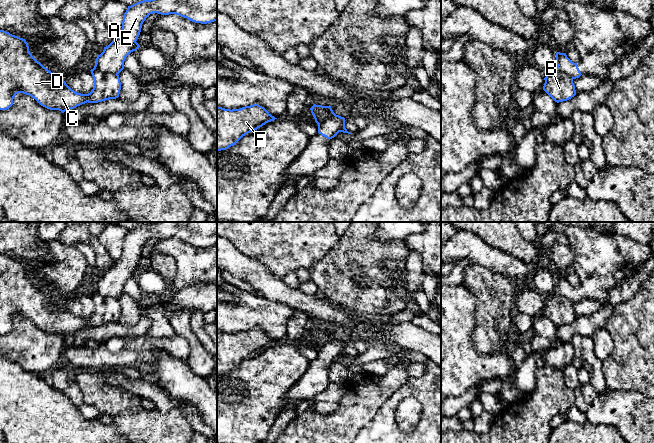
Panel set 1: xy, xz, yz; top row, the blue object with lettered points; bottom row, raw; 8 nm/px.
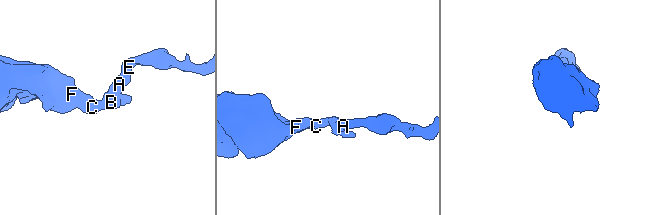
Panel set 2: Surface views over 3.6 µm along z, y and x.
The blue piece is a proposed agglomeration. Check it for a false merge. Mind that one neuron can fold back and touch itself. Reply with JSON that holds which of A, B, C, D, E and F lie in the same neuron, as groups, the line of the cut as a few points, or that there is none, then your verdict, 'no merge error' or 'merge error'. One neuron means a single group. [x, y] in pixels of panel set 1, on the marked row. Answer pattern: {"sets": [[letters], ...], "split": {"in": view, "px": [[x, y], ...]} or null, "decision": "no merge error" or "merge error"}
{"sets": [["A", "E"], ["B", "C", "D", "F"]], "split": {"in": "xy", "px": [[94, 67], [104, 72], [117, 74]]}, "decision": "merge error"}

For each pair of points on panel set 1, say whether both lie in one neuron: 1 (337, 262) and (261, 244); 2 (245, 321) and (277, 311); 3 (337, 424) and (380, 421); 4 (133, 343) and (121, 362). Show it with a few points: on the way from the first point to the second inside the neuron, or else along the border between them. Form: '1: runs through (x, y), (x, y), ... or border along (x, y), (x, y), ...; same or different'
1: border along (338, 241), (307, 269); different
2: runs through (253, 314), (269, 314); same
3: border along (383, 404), (357, 432); different
4: border along (146, 341), (135, 350), (124, 348); different

